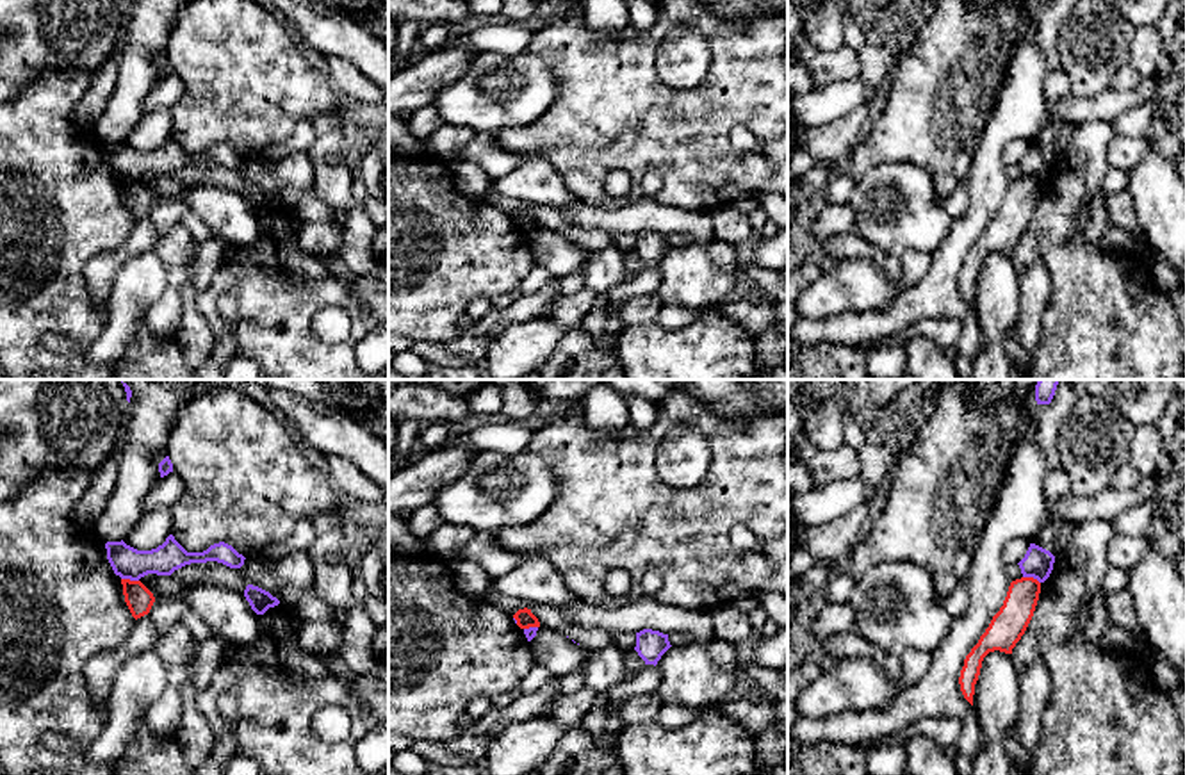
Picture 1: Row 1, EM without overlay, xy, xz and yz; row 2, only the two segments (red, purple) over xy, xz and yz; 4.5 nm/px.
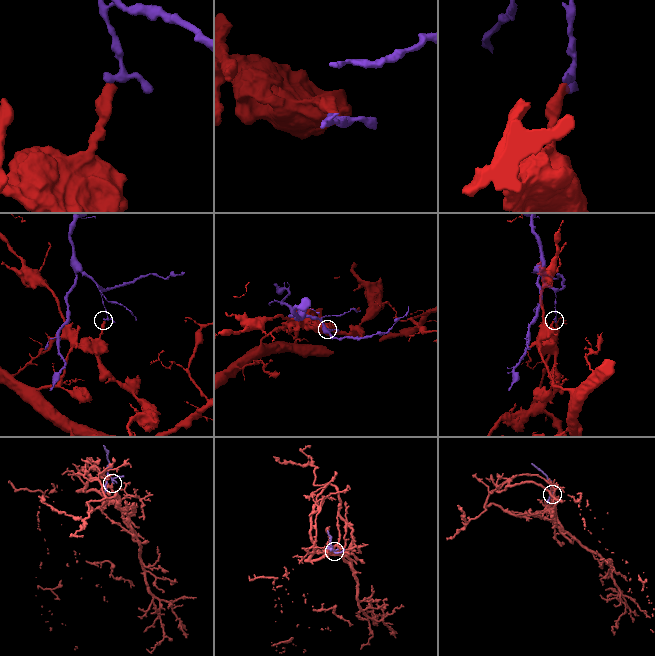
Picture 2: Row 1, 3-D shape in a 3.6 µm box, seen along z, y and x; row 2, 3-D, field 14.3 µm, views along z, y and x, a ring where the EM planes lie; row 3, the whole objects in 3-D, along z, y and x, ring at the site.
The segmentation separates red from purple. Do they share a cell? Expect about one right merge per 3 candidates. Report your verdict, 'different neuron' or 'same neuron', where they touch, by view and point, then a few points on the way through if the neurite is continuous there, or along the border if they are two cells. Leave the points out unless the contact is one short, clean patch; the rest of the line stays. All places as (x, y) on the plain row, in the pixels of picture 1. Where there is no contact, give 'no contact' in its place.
different neuron; contact xy (129, 180); border xy (122, 179), (138, 182)

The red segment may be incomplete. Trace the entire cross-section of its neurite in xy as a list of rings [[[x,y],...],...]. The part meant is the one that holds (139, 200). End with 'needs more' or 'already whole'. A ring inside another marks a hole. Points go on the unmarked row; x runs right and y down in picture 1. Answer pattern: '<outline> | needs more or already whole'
[[[121,180],[121,185],[132,217],[137,221],[148,216],[155,203],[153,194],[141,182]]] | already whole

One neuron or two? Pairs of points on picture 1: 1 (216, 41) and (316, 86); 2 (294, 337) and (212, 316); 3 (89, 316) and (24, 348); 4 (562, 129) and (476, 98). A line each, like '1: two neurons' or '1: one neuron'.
1: one neuron
2: one neuron
3: one neuron
4: two neurons

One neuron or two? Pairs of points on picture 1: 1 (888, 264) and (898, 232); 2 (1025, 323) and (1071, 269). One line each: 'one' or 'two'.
1: two
2: two

